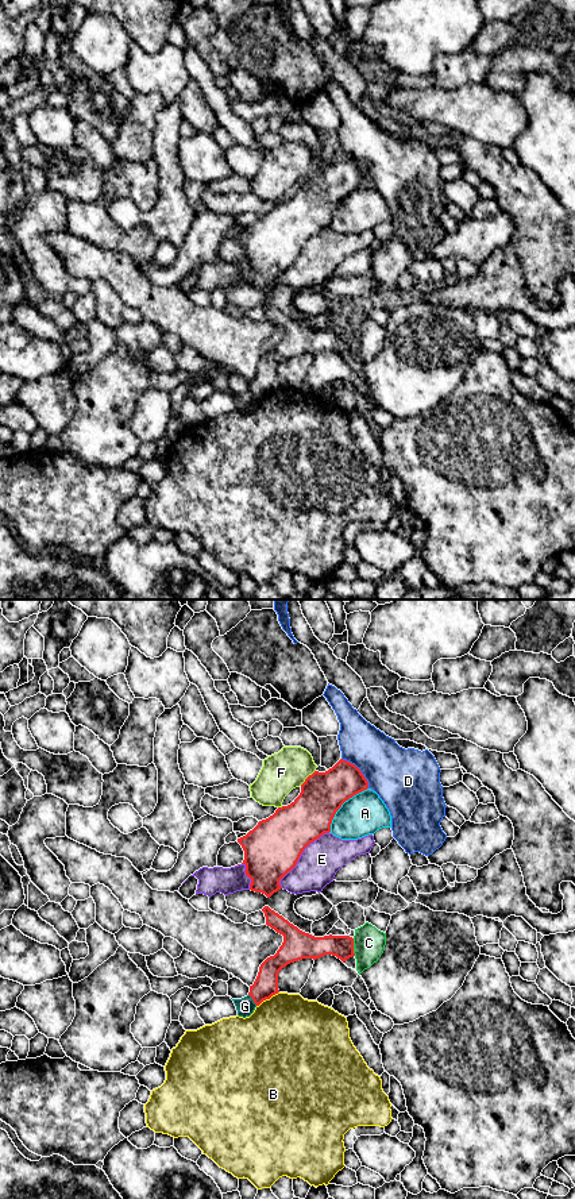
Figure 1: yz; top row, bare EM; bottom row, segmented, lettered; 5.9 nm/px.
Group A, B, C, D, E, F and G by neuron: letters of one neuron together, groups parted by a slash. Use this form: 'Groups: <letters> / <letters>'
Groups: A / B / C / D / E / F / G

